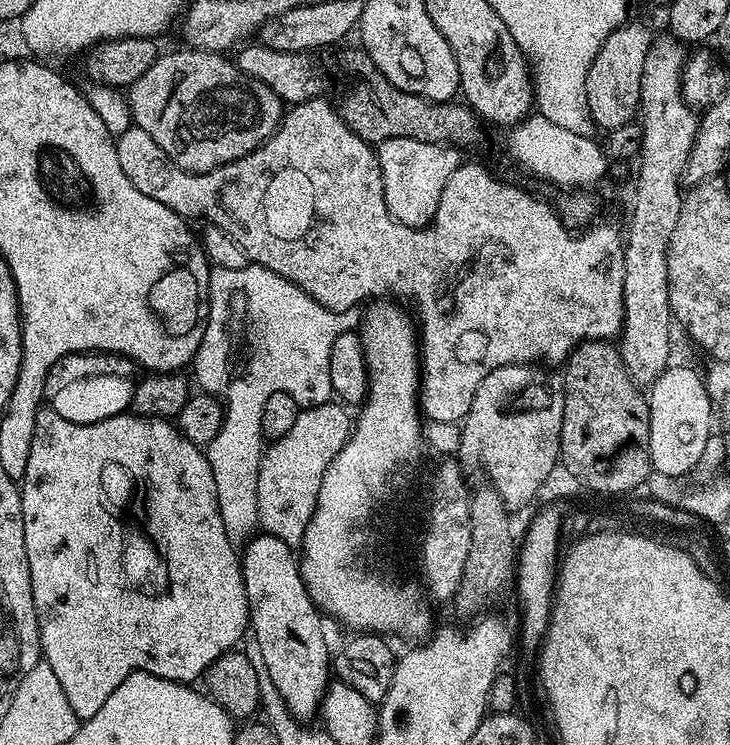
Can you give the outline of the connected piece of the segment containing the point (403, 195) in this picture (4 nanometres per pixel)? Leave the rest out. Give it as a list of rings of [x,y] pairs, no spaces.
[[[390,138],[382,142],[375,153],[380,163],[386,206],[395,210],[400,221],[411,228],[424,228],[432,223],[446,182],[450,182],[450,174],[462,163],[461,149],[418,142],[414,138]]]

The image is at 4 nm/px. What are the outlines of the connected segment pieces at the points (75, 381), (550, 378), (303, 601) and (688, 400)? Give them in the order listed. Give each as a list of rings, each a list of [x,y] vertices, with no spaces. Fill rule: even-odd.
[[[78,356],[69,361],[74,375],[65,386],[55,392],[50,404],[51,409],[68,422],[93,424],[106,418],[123,415],[131,407],[136,385],[135,378],[132,378],[133,365],[119,357],[111,357],[105,366],[97,360],[99,359],[94,356]]]
[[[539,363],[534,364],[511,364],[510,366],[498,366],[498,370],[490,370],[490,374],[486,374],[486,378],[482,378],[482,382],[478,382],[478,390],[474,394],[471,406],[462,421],[462,431],[460,434],[460,450],[458,460],[461,465],[477,464],[478,467],[484,468],[484,472],[488,475],[487,483],[496,489],[496,493],[504,499],[504,504],[510,510],[516,508],[524,508],[536,496],[536,491],[540,488],[540,483],[547,478],[552,472],[552,463],[557,463],[558,453],[560,450],[560,423],[564,417],[564,382],[559,375],[556,376],[547,367],[541,366]]]
[[[257,534],[243,545],[240,569],[246,586],[250,626],[258,638],[270,679],[281,694],[282,702],[288,708],[289,714],[301,722],[308,722],[311,716],[315,717],[319,713],[324,692],[330,683],[330,652],[328,656],[328,640],[324,637],[323,622],[325,621],[322,619],[320,609],[310,598],[304,579],[300,576],[300,561],[297,553],[293,545],[282,542],[282,538]]]
[[[669,366],[650,385],[646,399],[650,418],[648,449],[652,472],[673,478],[687,477],[699,467],[702,450],[706,450],[706,442],[714,434],[714,409],[704,385],[703,375],[692,368]]]

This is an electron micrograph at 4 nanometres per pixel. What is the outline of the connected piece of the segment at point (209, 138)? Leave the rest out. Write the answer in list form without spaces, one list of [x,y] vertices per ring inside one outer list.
[[[187,46],[181,47],[181,49],[181,52],[168,52],[165,56],[164,53],[157,55],[154,66],[150,66],[150,70],[146,70],[146,74],[142,74],[142,78],[138,78],[138,82],[134,82],[127,88],[126,99],[128,101],[128,109],[132,115],[133,125],[142,130],[146,130],[146,134],[150,134],[150,138],[154,138],[154,142],[158,142],[161,150],[179,168],[187,172],[209,172],[215,168],[222,167],[223,164],[234,162],[238,158],[242,158],[246,154],[250,154],[263,146],[274,135],[276,127],[280,124],[280,119],[285,114],[286,105],[284,101],[280,100],[278,94],[274,94],[274,90],[270,90],[262,82],[258,82],[254,78],[242,74],[242,70],[238,70],[236,64],[227,55],[218,52],[202,52],[199,48],[190,48]]]

